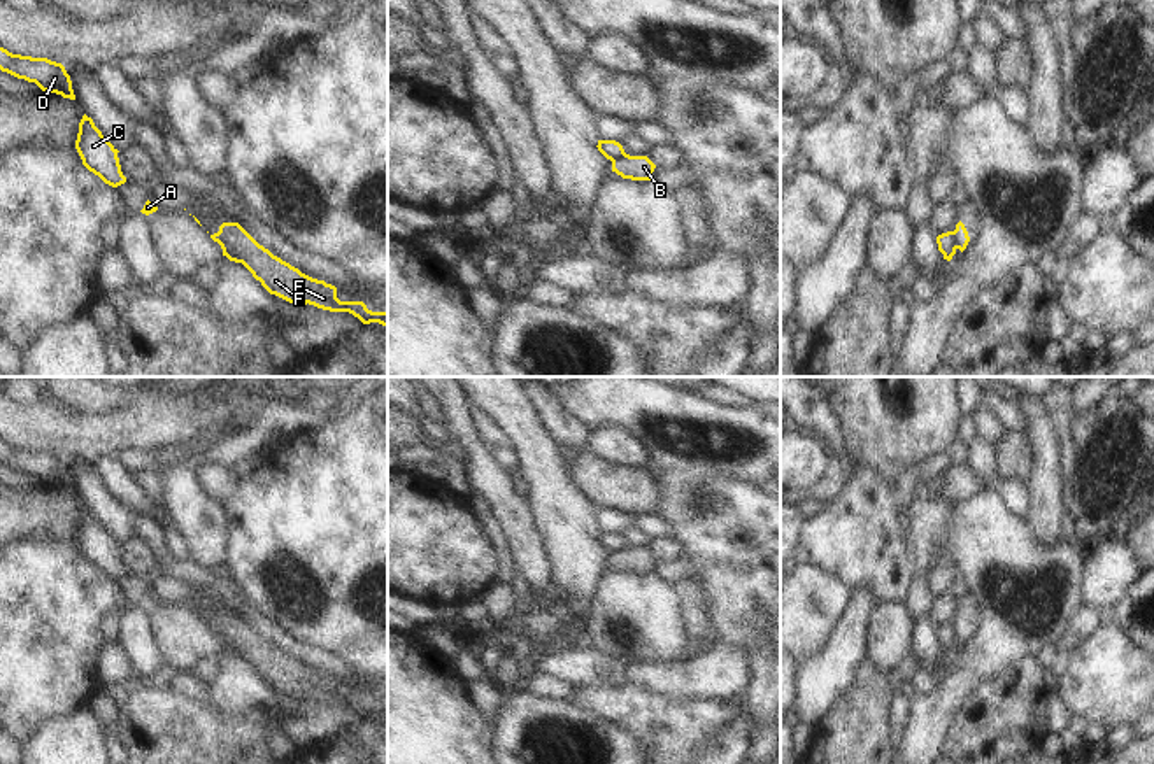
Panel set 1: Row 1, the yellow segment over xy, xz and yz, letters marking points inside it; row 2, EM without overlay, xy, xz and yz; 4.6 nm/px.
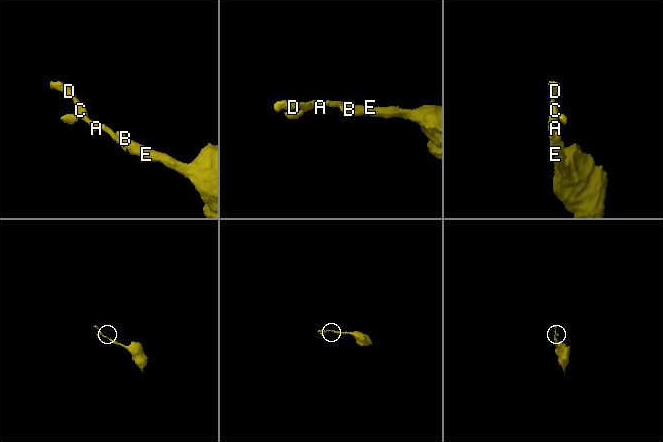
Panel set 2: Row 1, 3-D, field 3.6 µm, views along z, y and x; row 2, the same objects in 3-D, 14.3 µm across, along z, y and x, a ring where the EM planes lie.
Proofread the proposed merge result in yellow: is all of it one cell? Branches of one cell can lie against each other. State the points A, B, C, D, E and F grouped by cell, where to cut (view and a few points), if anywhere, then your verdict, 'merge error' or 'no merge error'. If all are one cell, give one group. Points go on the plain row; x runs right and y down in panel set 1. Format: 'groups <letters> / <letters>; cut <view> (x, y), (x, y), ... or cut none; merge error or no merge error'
groups A C D / B E F; cut yz (954, 622), (956, 640); merge error

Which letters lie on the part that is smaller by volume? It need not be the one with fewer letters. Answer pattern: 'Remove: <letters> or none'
Remove: A, C, D

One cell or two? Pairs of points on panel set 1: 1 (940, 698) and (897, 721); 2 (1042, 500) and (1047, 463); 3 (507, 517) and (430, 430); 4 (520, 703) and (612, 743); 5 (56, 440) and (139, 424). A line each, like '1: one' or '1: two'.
1: two
2: one
3: two
4: one
5: one

